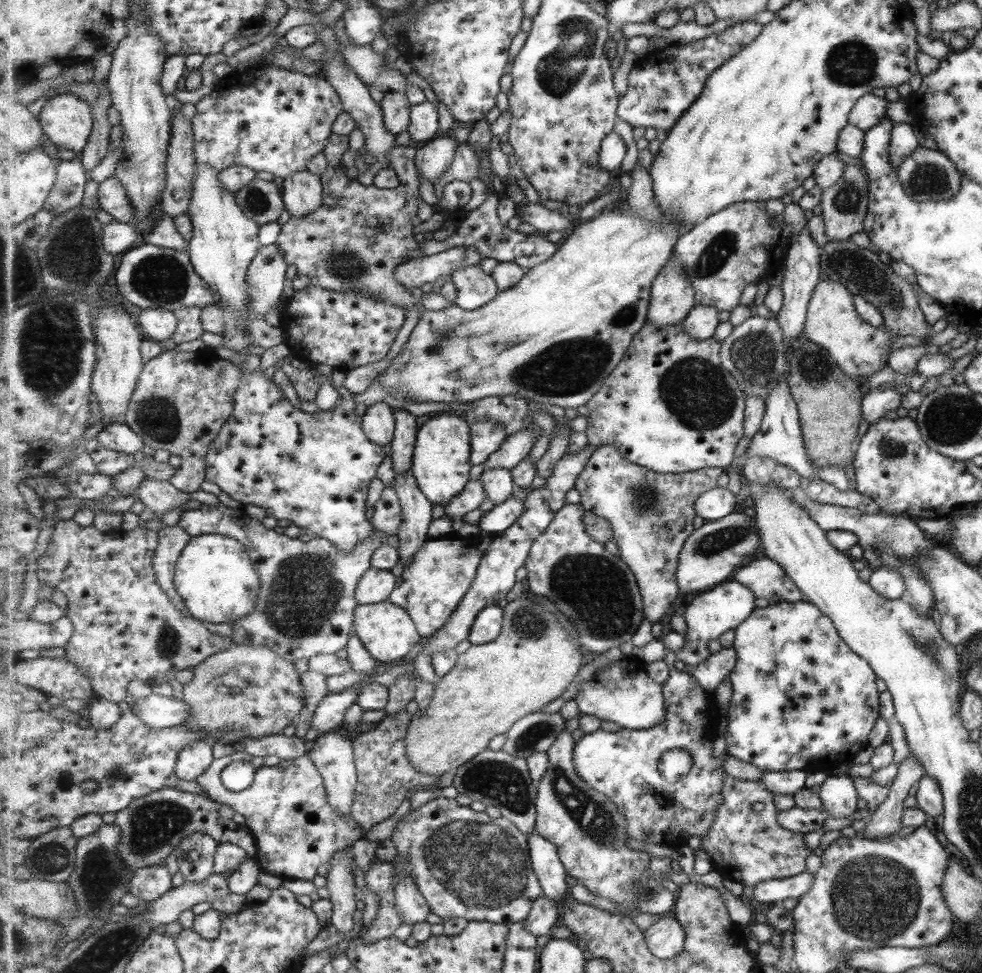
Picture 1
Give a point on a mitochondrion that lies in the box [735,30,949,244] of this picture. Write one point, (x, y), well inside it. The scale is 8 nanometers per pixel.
(850, 63)

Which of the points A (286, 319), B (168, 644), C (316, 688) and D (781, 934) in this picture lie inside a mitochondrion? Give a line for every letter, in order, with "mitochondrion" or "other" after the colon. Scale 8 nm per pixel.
A: other
B: mitochondrion
C: other
D: other

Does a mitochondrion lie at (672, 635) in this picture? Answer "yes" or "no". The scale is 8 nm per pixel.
no

